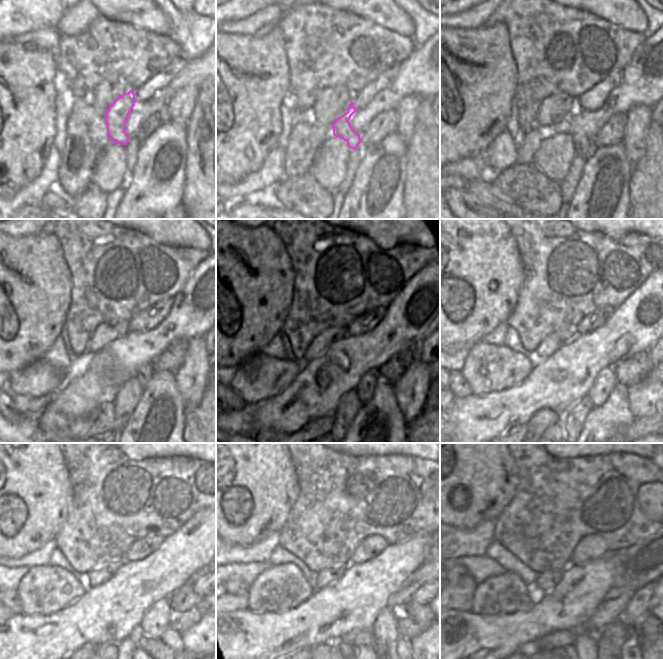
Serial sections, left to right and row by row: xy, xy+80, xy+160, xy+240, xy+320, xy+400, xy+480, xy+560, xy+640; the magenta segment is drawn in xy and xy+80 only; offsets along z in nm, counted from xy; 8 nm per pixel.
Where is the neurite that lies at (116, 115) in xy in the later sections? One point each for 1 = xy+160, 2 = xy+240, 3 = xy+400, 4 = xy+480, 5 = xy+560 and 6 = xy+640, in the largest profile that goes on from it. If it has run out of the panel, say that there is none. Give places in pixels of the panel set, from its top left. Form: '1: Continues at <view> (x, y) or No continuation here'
1: Continues at xy+160 (585, 147)
2: Continues at xy+240 (142, 376)
3: Continues at xy+400 (605, 382)
4: Continues at xy+480 (155, 622)
5: Continues at xy+560 (384, 630)
6: Continues at xy+640 (605, 646)

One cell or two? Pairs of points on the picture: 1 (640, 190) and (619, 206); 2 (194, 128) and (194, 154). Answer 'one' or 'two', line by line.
1: two
2: one

